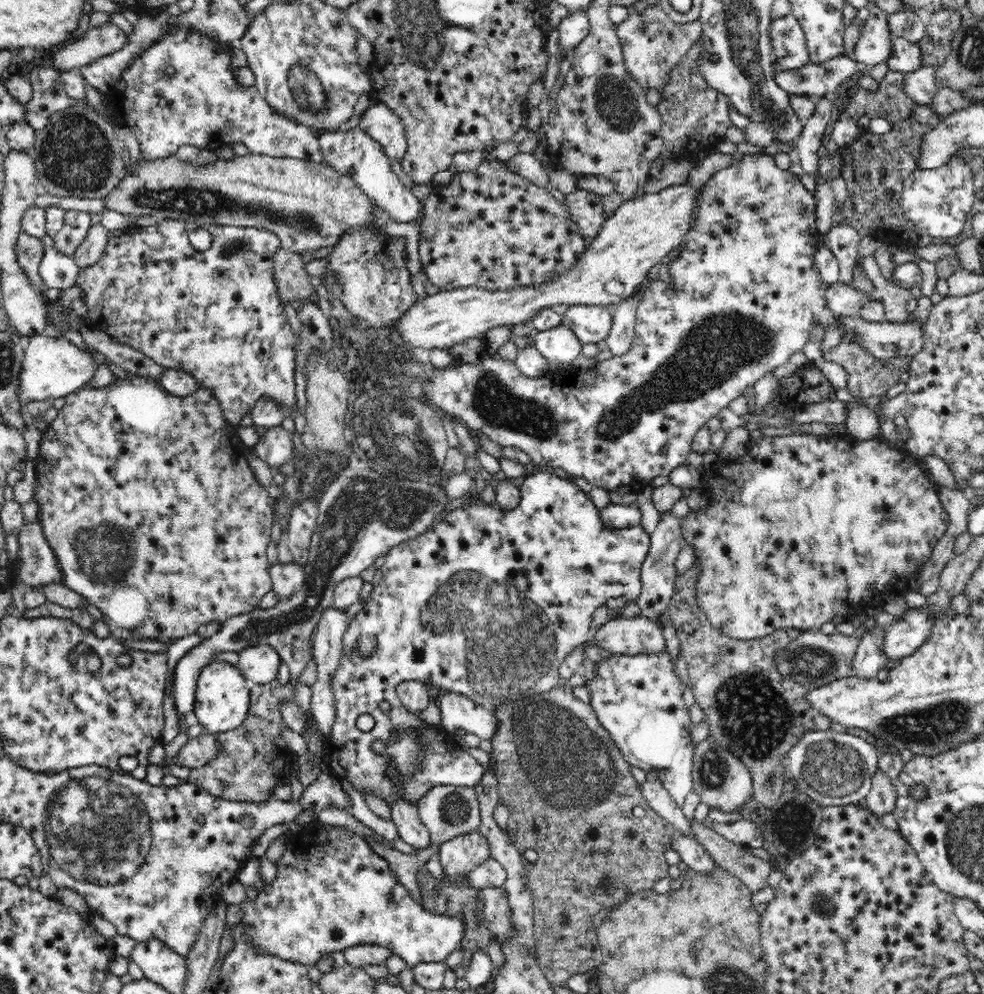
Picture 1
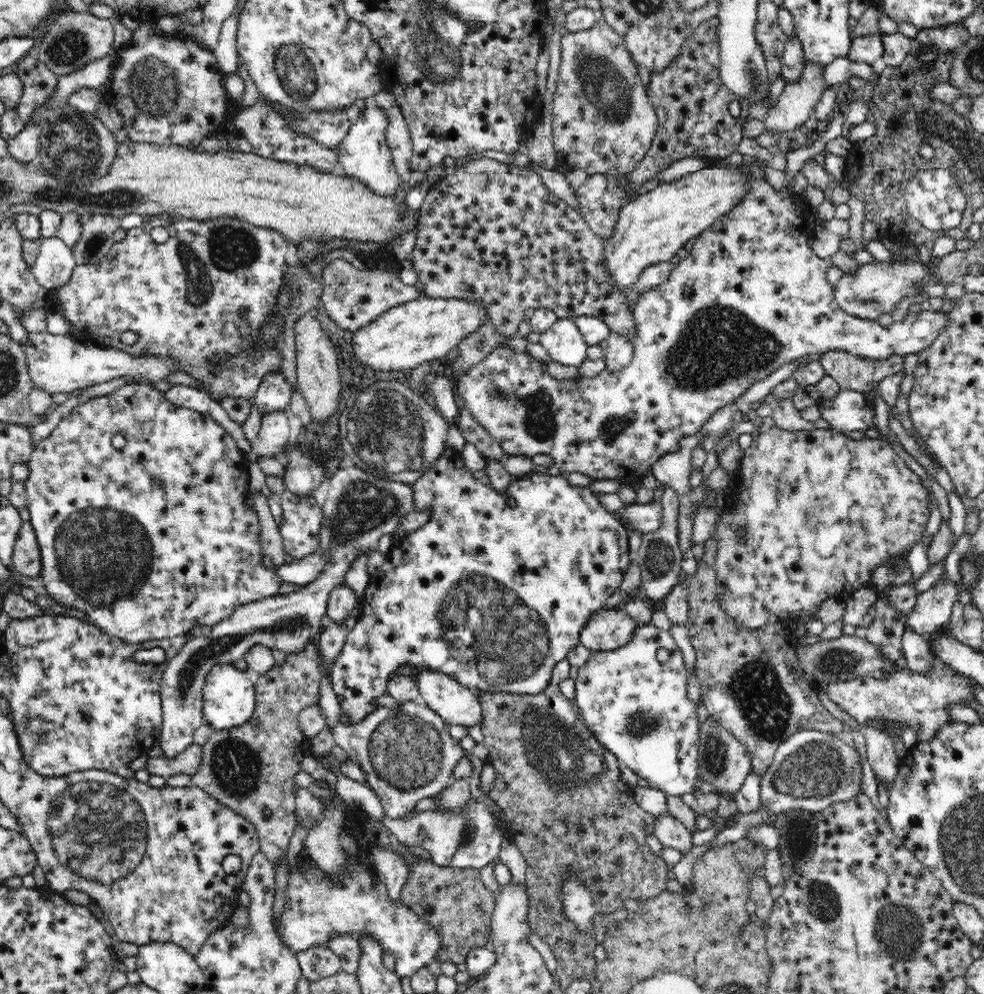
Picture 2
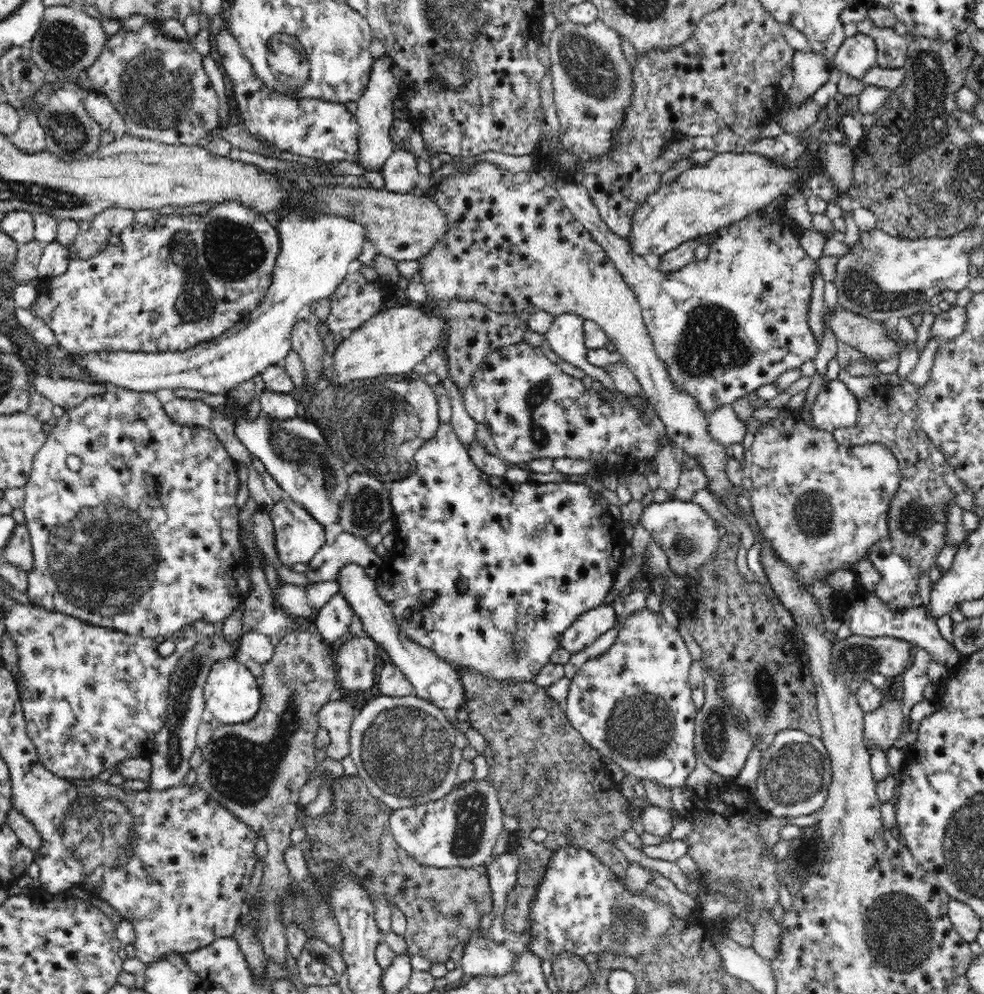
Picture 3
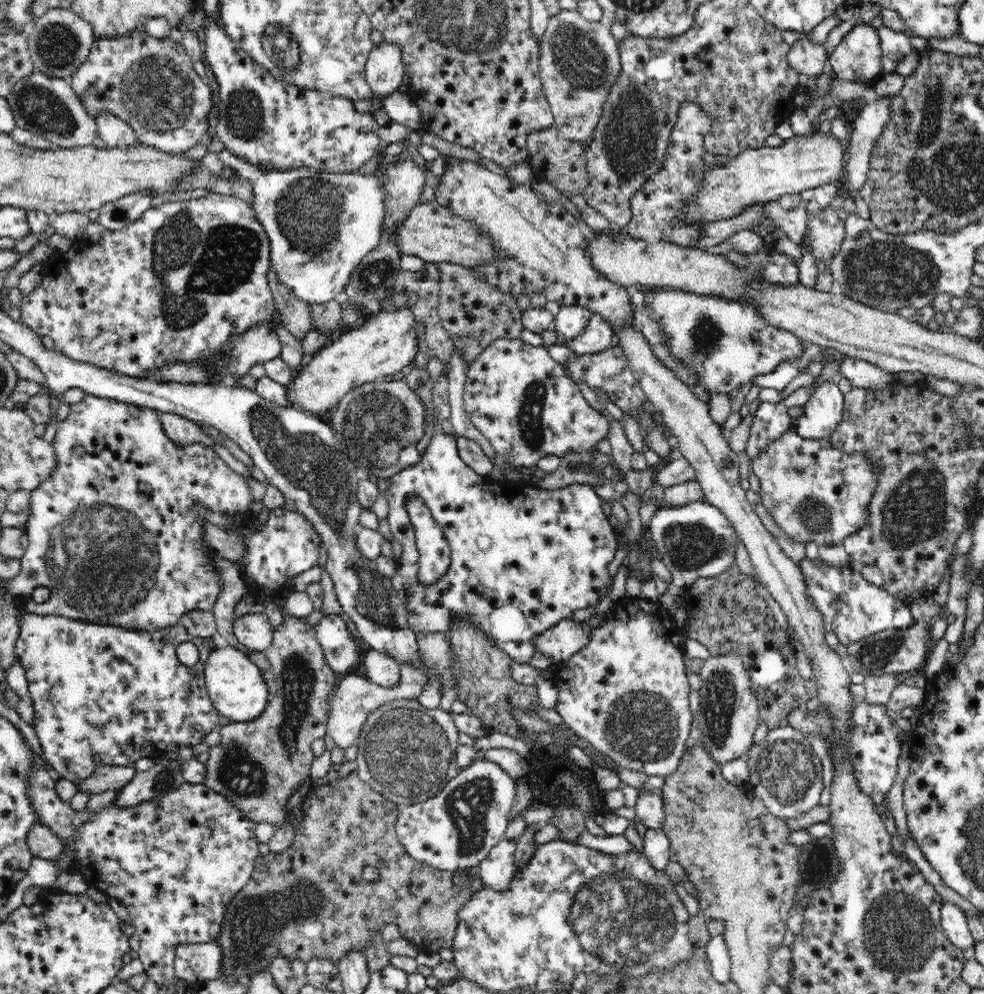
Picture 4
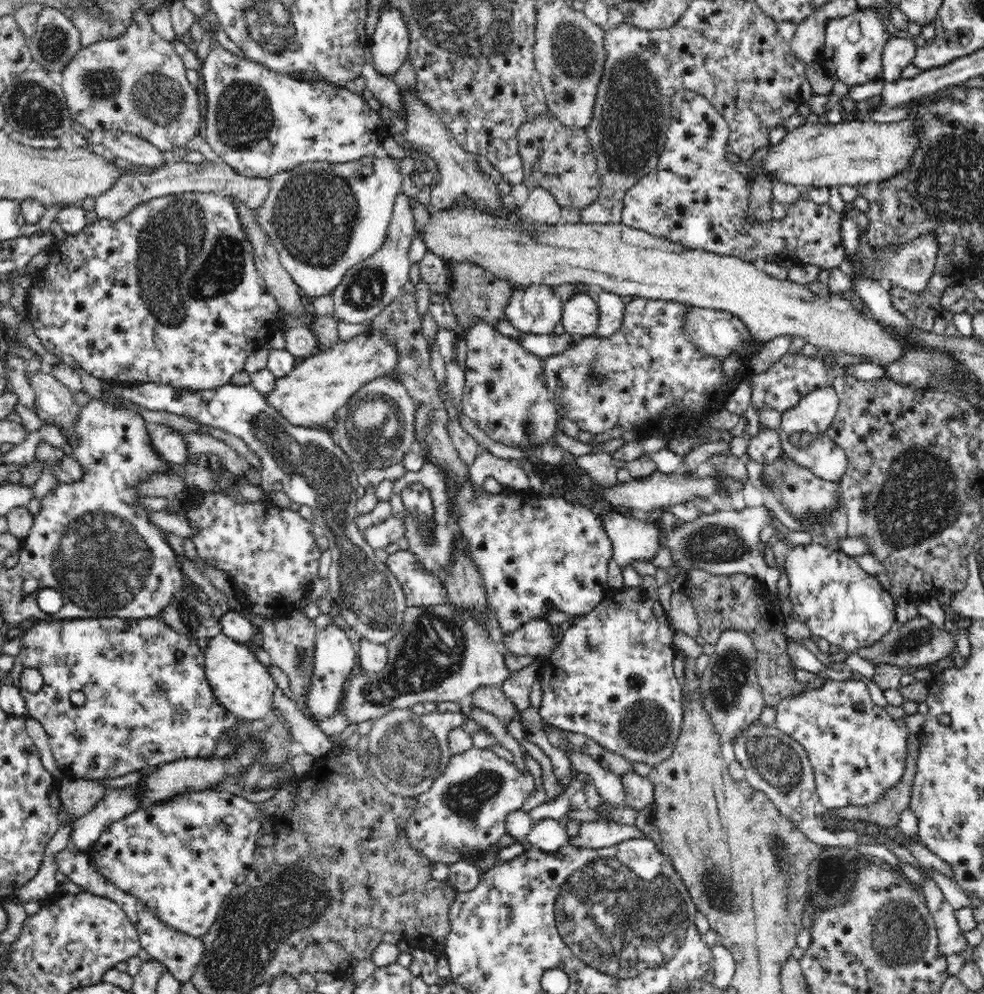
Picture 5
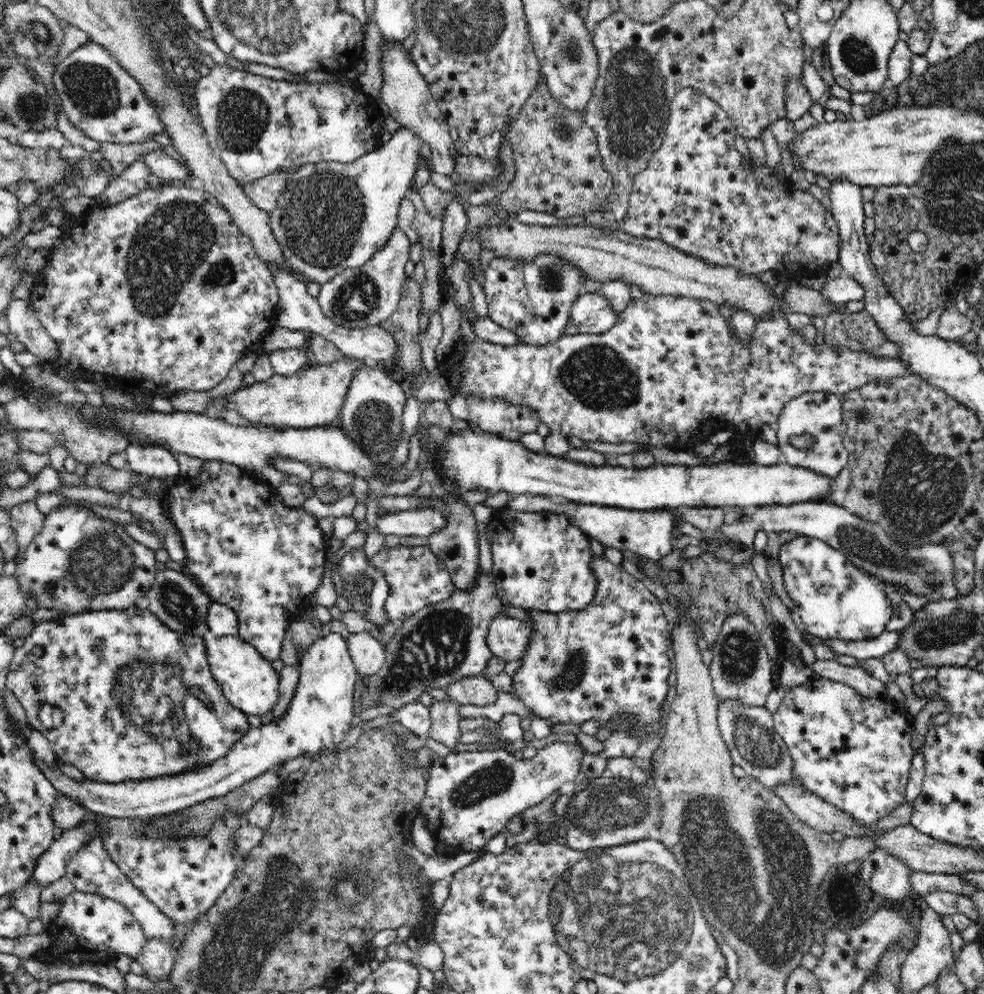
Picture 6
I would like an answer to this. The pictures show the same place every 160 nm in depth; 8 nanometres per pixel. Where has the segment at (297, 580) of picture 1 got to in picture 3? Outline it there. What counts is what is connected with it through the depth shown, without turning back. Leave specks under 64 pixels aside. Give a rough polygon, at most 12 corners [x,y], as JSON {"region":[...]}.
{"region":[[341,532],[322,546],[304,574],[312,583],[337,578],[346,563],[378,579],[384,560],[366,543]]}

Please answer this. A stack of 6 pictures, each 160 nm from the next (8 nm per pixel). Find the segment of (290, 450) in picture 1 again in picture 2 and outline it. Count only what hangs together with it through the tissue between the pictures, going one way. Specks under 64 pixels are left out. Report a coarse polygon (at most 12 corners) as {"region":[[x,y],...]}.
{"region":[[289,410],[266,413],[248,461],[288,448]]}

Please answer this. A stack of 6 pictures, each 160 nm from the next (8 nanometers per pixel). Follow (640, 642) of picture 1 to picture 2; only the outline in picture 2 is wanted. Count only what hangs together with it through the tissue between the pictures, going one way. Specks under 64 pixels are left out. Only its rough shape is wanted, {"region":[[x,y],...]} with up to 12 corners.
{"region":[[624,610],[591,614],[579,642],[591,651],[616,650],[640,622]]}

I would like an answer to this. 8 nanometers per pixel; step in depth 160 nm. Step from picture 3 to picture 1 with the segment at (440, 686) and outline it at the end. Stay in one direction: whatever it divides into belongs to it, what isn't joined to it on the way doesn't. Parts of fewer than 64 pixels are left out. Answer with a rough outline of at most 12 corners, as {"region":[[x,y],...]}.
{"region":[[452,692],[436,696],[442,724],[492,741],[498,730],[491,708]]}

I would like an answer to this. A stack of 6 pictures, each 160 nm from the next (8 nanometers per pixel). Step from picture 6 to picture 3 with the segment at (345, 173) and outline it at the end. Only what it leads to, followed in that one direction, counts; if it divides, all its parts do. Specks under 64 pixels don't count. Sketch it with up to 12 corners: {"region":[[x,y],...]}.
{"region":[[298,205],[274,224],[266,298],[176,353],[70,355],[91,382],[222,394],[291,349],[369,240]]}

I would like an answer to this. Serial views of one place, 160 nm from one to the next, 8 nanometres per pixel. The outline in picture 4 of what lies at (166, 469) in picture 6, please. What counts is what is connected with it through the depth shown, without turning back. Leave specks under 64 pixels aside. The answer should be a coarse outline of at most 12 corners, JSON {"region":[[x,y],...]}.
{"region":[[162,412],[163,431],[172,442],[215,446],[201,423]]}

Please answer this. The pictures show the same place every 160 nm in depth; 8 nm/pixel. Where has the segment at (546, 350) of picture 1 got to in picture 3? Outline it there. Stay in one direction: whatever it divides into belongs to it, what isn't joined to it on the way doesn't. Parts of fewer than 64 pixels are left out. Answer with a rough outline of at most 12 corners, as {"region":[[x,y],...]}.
{"region":[[555,317],[548,345],[561,359],[584,370],[604,388],[616,390],[603,367],[590,364],[584,318]]}

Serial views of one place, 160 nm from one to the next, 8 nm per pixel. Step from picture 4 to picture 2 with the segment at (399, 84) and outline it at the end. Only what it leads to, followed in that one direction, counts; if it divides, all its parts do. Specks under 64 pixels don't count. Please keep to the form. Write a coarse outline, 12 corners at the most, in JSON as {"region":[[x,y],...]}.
{"region":[[368,101],[334,152],[346,175],[394,197],[404,178]]}

